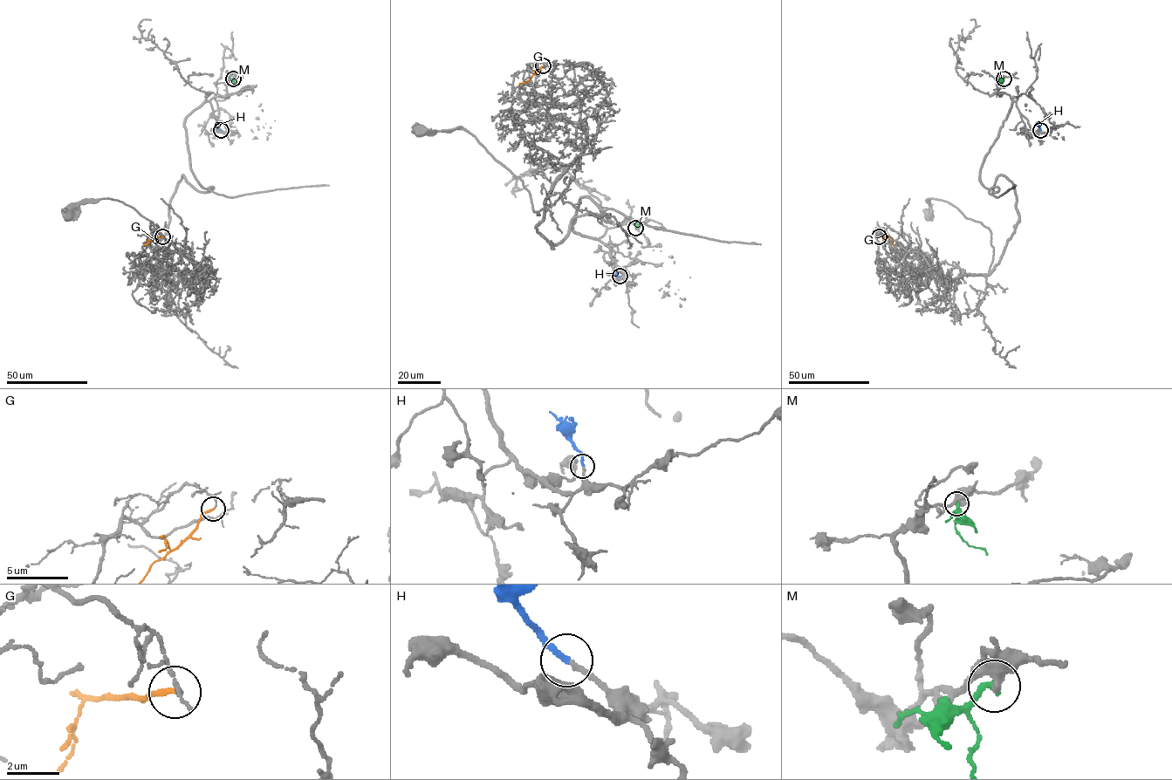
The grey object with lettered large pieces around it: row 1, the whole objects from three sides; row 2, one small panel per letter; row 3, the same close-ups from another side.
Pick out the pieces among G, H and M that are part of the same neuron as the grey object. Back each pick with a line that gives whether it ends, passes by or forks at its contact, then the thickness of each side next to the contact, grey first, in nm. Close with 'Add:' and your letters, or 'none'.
H: it ends there; 190 nm thick on the grey side, 240 nm on the other
Add: H

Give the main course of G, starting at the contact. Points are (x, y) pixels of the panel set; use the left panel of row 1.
G: (162, 236), (153, 236), (143, 245)

